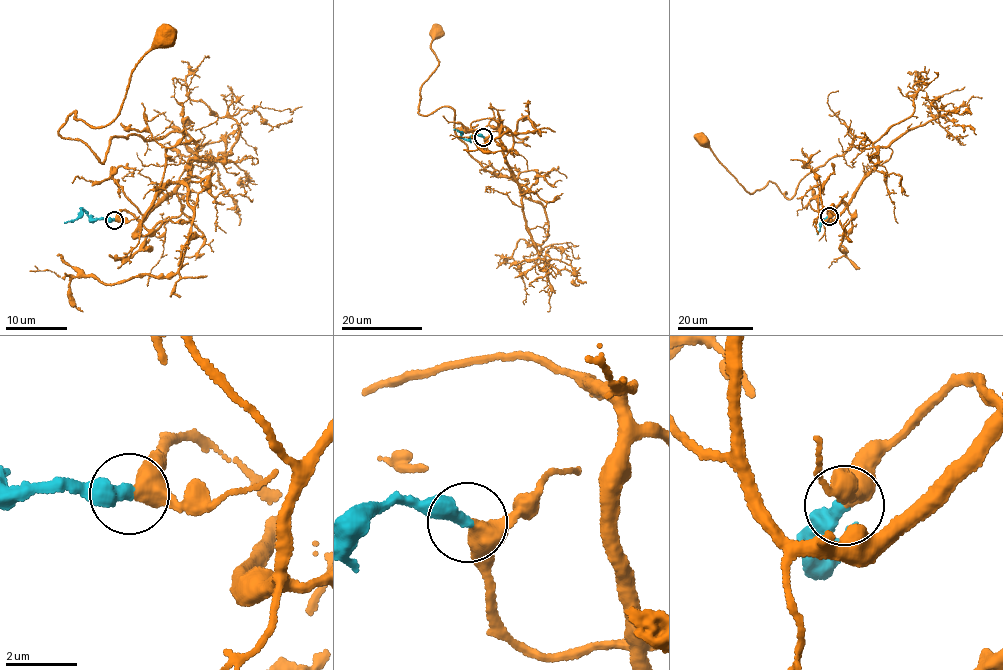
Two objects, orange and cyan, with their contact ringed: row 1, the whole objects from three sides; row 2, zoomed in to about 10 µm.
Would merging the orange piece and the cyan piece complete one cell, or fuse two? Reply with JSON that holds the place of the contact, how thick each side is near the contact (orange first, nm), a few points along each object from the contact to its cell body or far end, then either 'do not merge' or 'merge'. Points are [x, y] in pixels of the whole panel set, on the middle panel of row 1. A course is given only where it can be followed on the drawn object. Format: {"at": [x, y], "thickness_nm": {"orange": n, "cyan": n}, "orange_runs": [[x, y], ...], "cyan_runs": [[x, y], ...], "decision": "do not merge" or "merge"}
{"at": [483, 137], "thickness_nm": {"orange": 420, "cyan": 400}, "orange_runs": [[484, 137], [522, 192], [470, 156], [453, 108], [419, 113], [421, 84], [438, 61], [435, 31]], "cyan_runs": [[483, 137], [474, 134], [467, 139], [453, 129]], "decision": "merge"}

